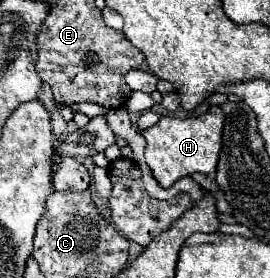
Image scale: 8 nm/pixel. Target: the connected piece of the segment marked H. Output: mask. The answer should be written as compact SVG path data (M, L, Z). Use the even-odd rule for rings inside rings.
M209 107L207 113L197 115L197 117L179 119L173 115L165 115L159 119L159 123L141 131L147 141L147 147L145 147L147 165L161 187L171 187L177 179L193 175L195 171L209 175L217 169L223 119L225 117L223 117L221 107Z

